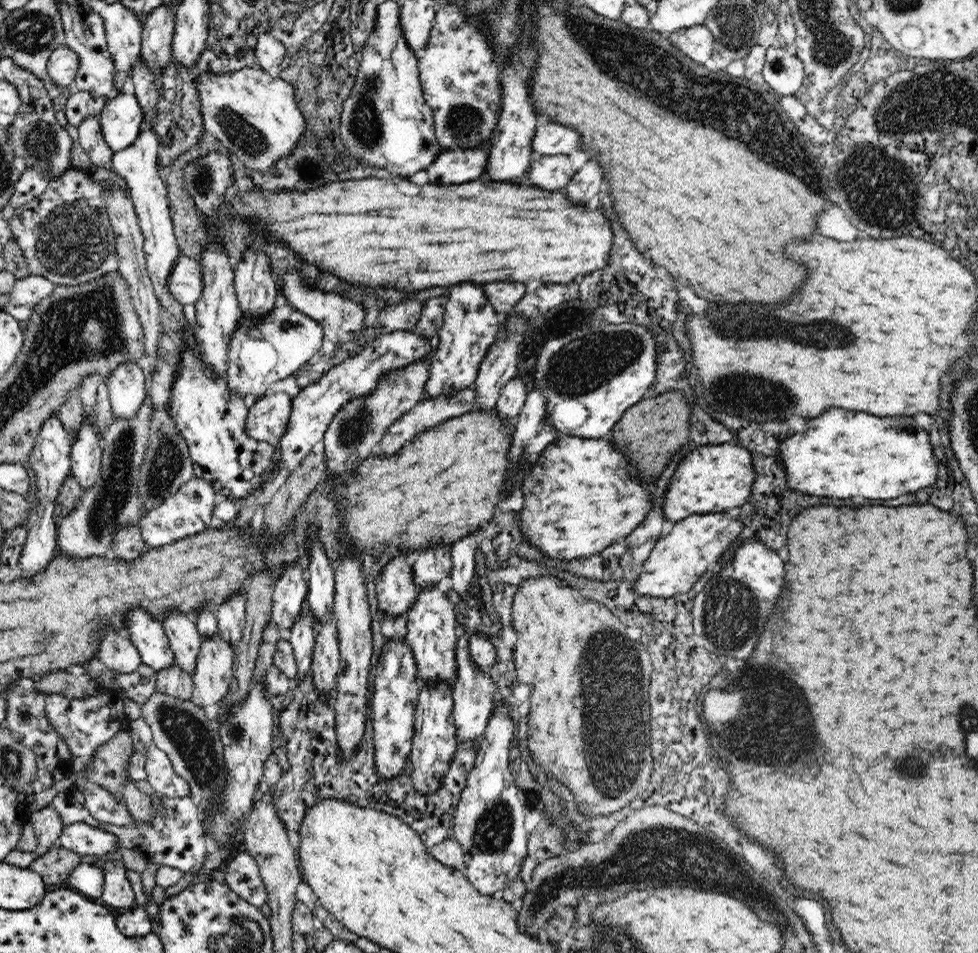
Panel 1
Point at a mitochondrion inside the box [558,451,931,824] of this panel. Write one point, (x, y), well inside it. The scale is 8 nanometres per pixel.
(613, 674)

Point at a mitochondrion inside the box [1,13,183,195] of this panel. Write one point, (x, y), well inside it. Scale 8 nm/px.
(39, 141)

